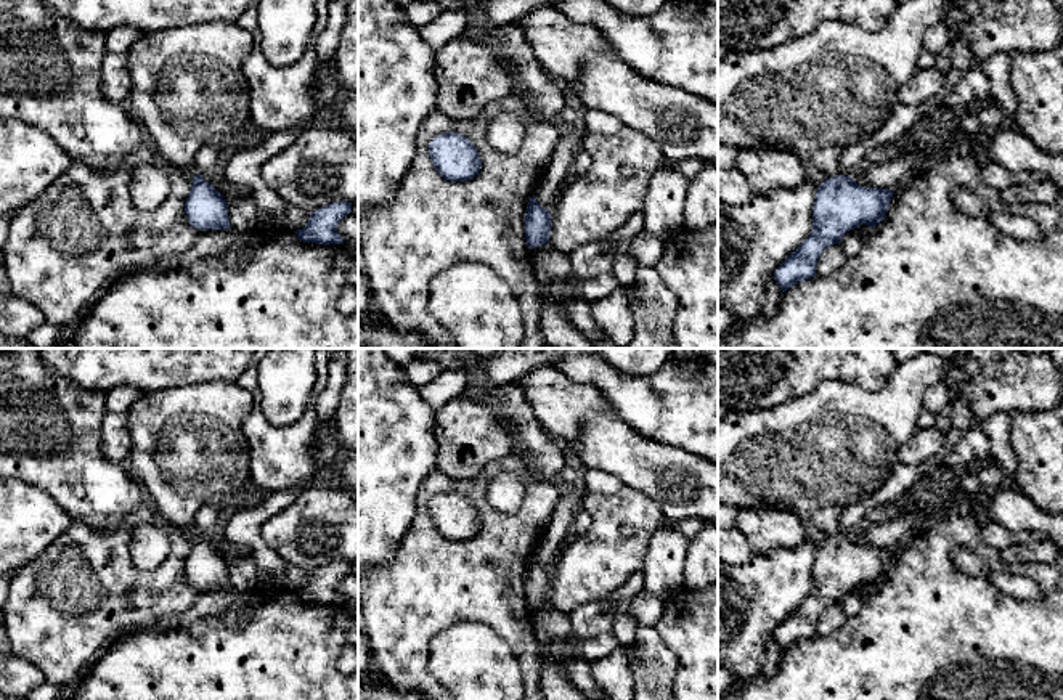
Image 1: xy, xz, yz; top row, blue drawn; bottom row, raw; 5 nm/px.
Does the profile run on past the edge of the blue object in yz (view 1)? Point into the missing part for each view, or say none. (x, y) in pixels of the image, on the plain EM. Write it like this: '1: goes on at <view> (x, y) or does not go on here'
1: goes on at yz (816, 455)

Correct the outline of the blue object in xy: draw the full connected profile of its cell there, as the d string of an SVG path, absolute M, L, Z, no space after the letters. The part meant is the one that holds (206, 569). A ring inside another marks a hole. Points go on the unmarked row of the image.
M194 535L185 560L185 573L191 586L204 589L230 588L228 565L223 556L201 535Z

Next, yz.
M933 353L896 364L888 384L874 392L851 382L827 381L808 395L772 409L727 411L718 417L718 503L734 509L792 511L825 536L817 547L813 591L774 631L785 652L816 636L822 612L840 604L846 591L880 583L893 549L865 547L840 533L843 511L870 498L890 477L899 448L918 430L927 389L944 382L946 364Z

